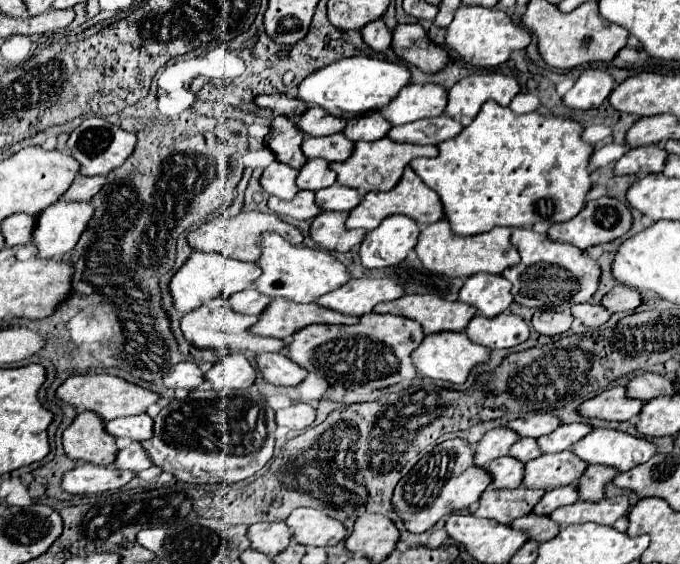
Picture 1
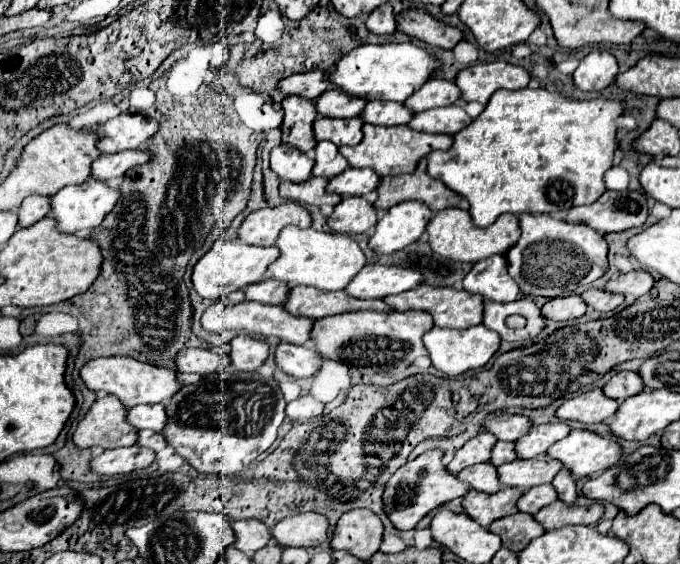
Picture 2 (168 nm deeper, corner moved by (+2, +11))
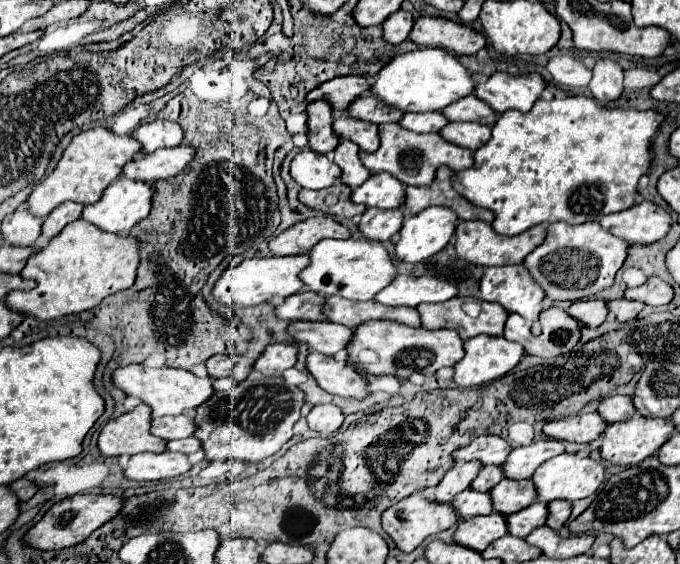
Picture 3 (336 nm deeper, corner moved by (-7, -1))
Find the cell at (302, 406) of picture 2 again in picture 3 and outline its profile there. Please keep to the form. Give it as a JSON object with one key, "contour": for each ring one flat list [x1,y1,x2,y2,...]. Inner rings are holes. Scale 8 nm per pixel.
{"contour":[[335,404,313,406,313,410,307,416,309,428,319,432,321,436,327,436,327,434,333,434,335,430,339,430,343,420,345,420,345,416,343,416,341,408,337,408]]}

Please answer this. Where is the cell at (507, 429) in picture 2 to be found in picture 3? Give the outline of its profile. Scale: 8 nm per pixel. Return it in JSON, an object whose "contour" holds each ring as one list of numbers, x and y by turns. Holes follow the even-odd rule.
{"contour":[[479,436,475,438,471,444,455,450,451,454,453,462,471,462,477,460,481,462,481,466,489,466,489,464,503,464,507,452,511,452,511,446,499,438,499,436]]}

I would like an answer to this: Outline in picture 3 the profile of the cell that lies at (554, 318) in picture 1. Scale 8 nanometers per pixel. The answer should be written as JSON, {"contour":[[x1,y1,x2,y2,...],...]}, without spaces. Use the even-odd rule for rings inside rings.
{"contour":[[577,300,571,304,569,314,577,320,581,320,581,324,597,328,605,322,607,316,607,300]]}

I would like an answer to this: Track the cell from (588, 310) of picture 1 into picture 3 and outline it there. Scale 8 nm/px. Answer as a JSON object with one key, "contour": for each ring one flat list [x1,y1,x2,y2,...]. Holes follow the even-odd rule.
{"contour":[[619,298,619,300,609,302,609,310,617,314,619,322,633,320,643,310,643,306,645,306,643,302,635,302,635,300,627,300,627,298]]}

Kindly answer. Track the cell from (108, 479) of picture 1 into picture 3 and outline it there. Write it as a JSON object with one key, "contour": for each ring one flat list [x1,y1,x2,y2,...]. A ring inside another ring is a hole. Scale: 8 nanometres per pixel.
{"contour":[[163,452,163,454,135,454,127,468,125,476,131,480,163,480,175,478,191,470,191,462,187,454,181,452]]}

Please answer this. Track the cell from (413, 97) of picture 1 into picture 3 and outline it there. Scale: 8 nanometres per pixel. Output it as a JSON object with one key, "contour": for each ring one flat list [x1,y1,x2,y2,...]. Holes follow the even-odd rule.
{"contour":[[473,94,449,104,449,108,445,108,443,112,451,122,467,120,467,122,479,122,479,124,487,124,487,126,493,126,495,120,499,118,499,114,487,102,479,100]]}

